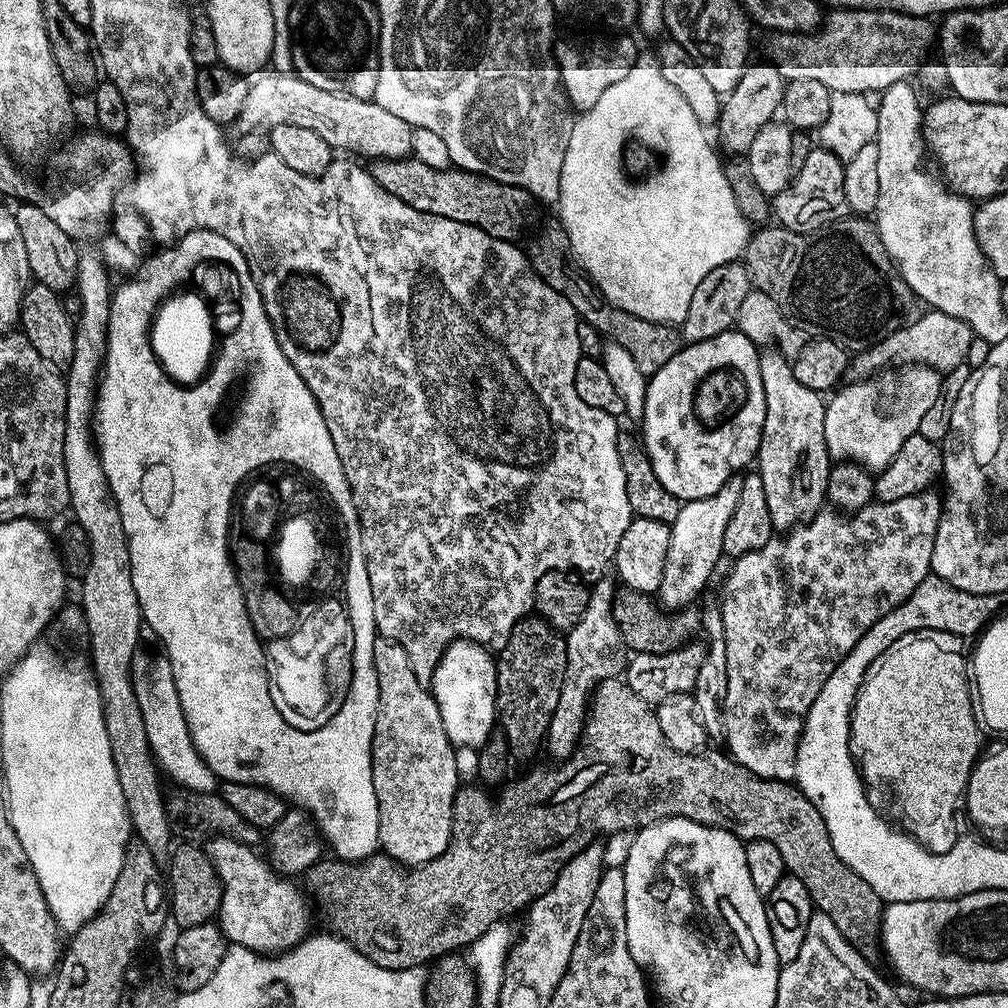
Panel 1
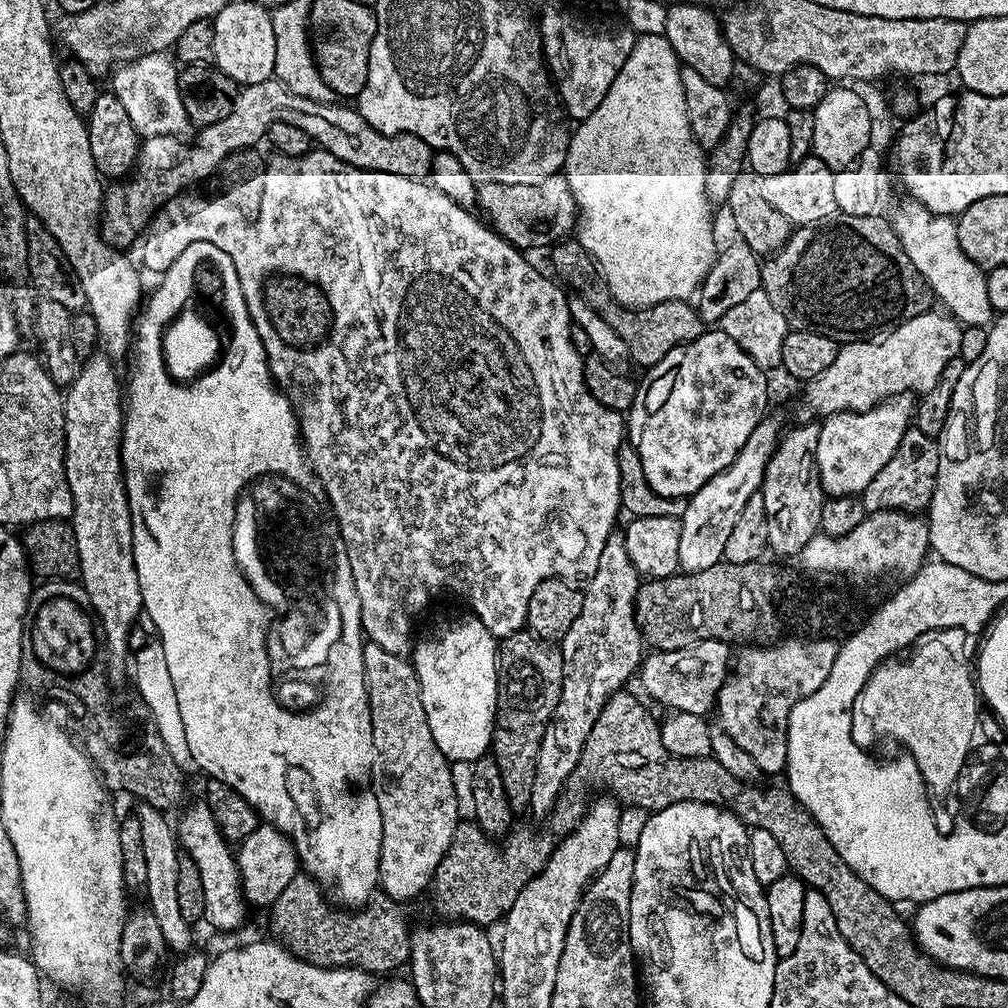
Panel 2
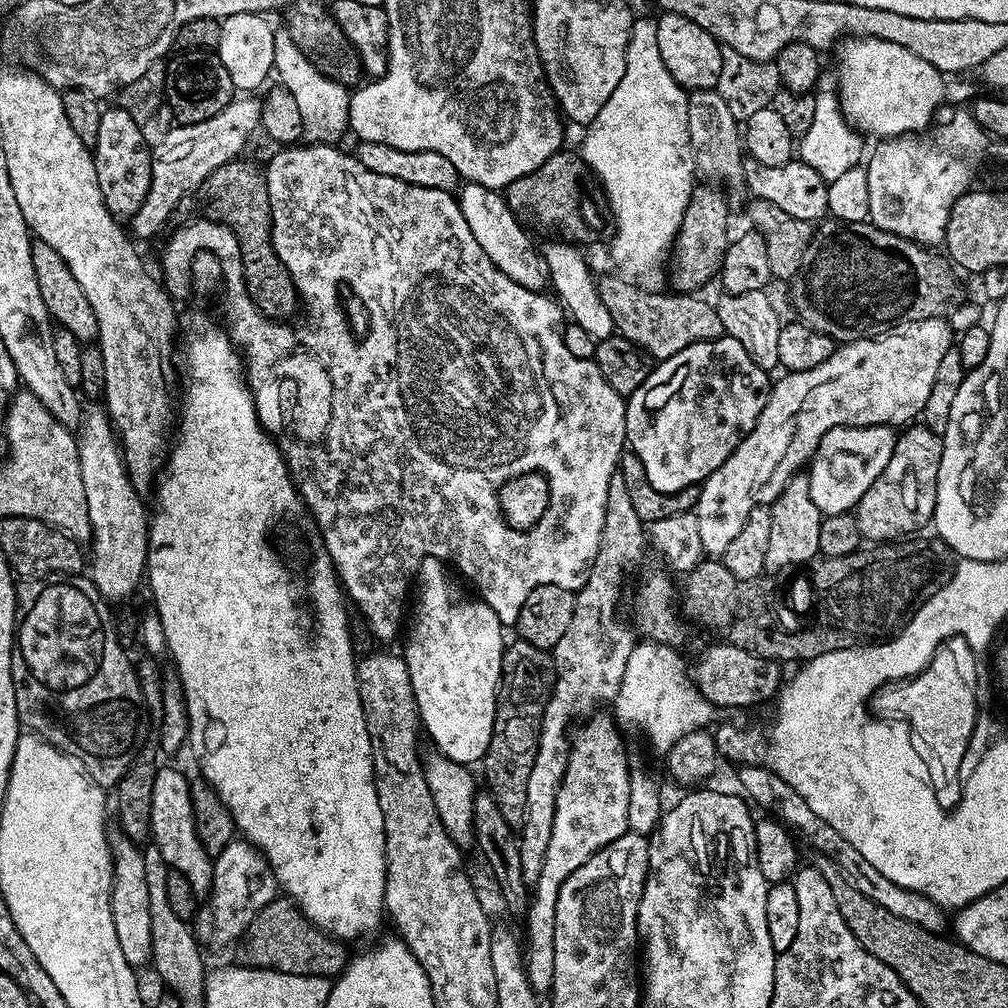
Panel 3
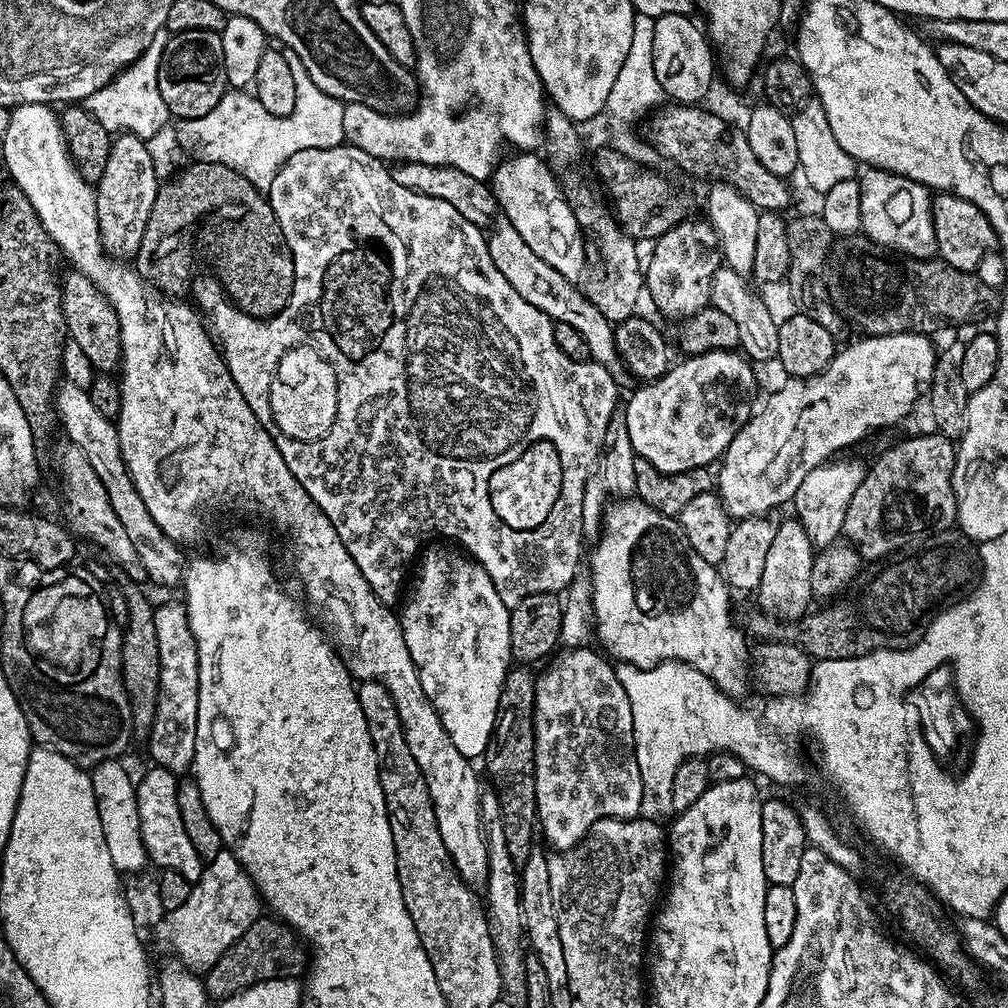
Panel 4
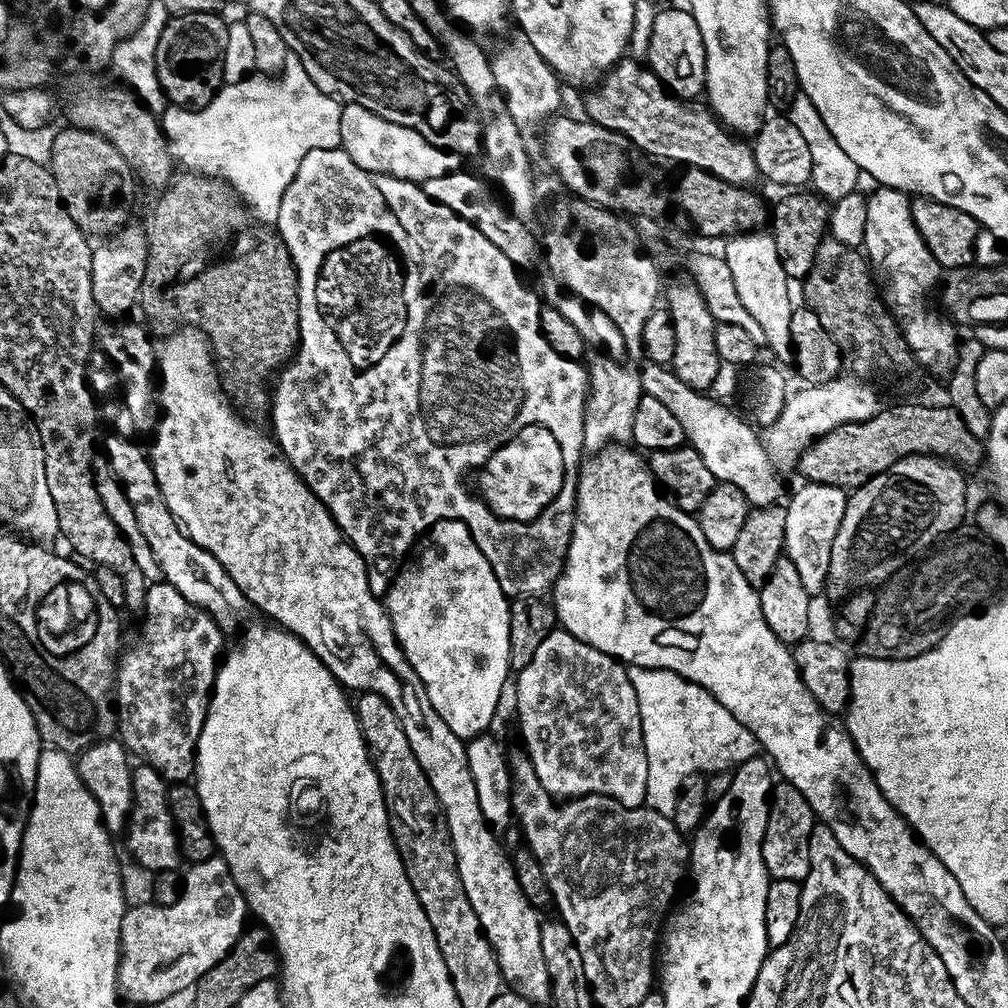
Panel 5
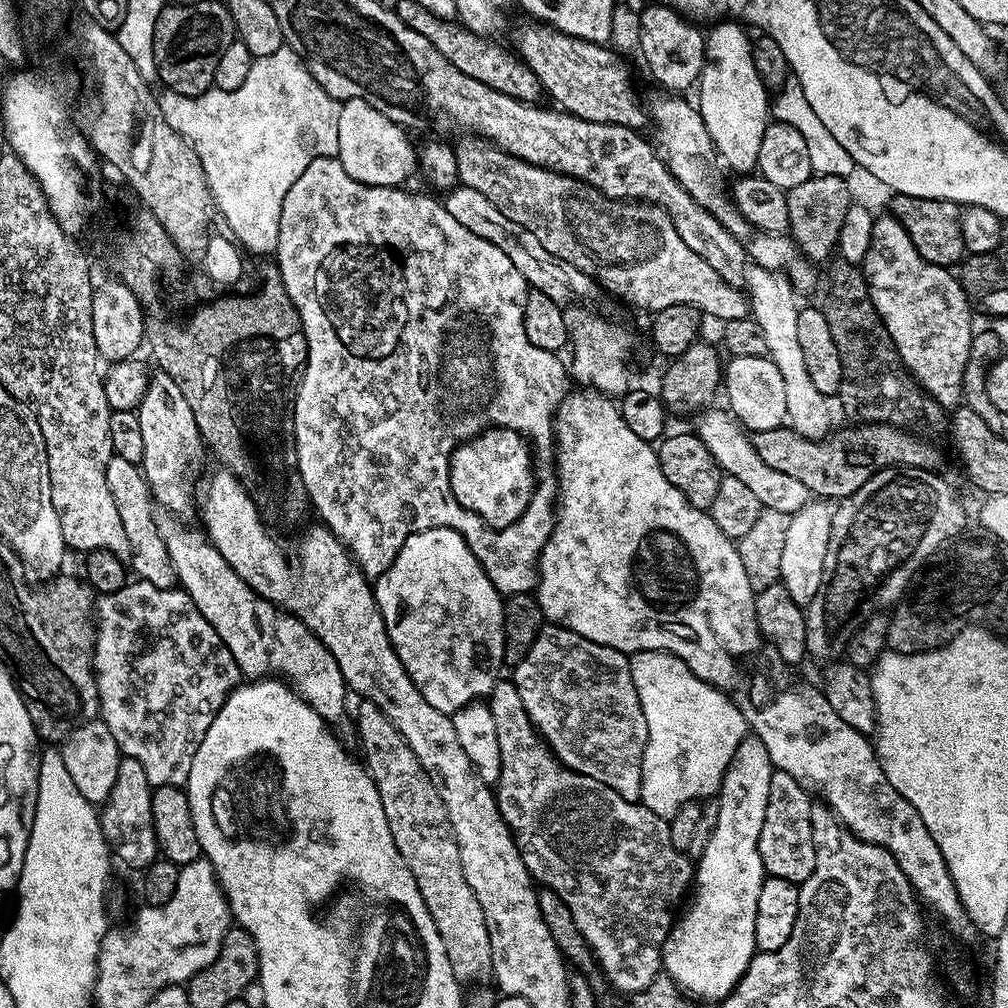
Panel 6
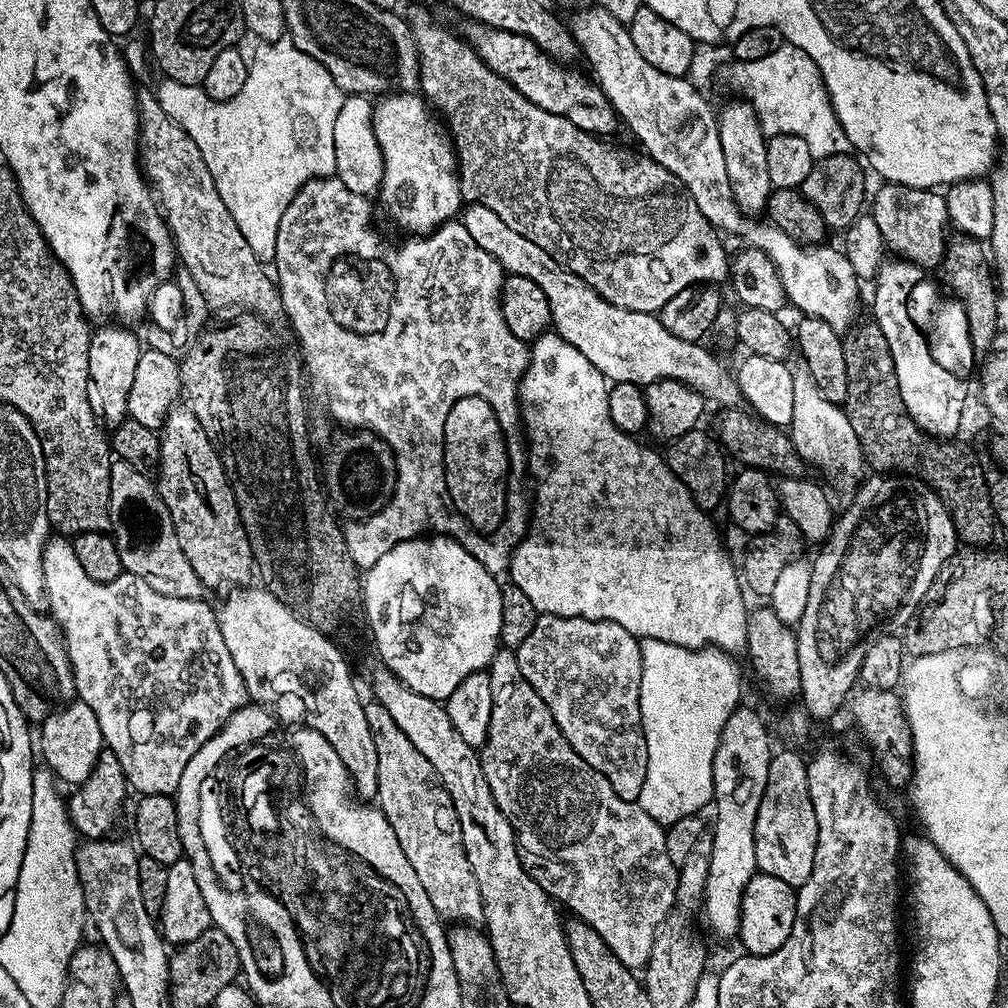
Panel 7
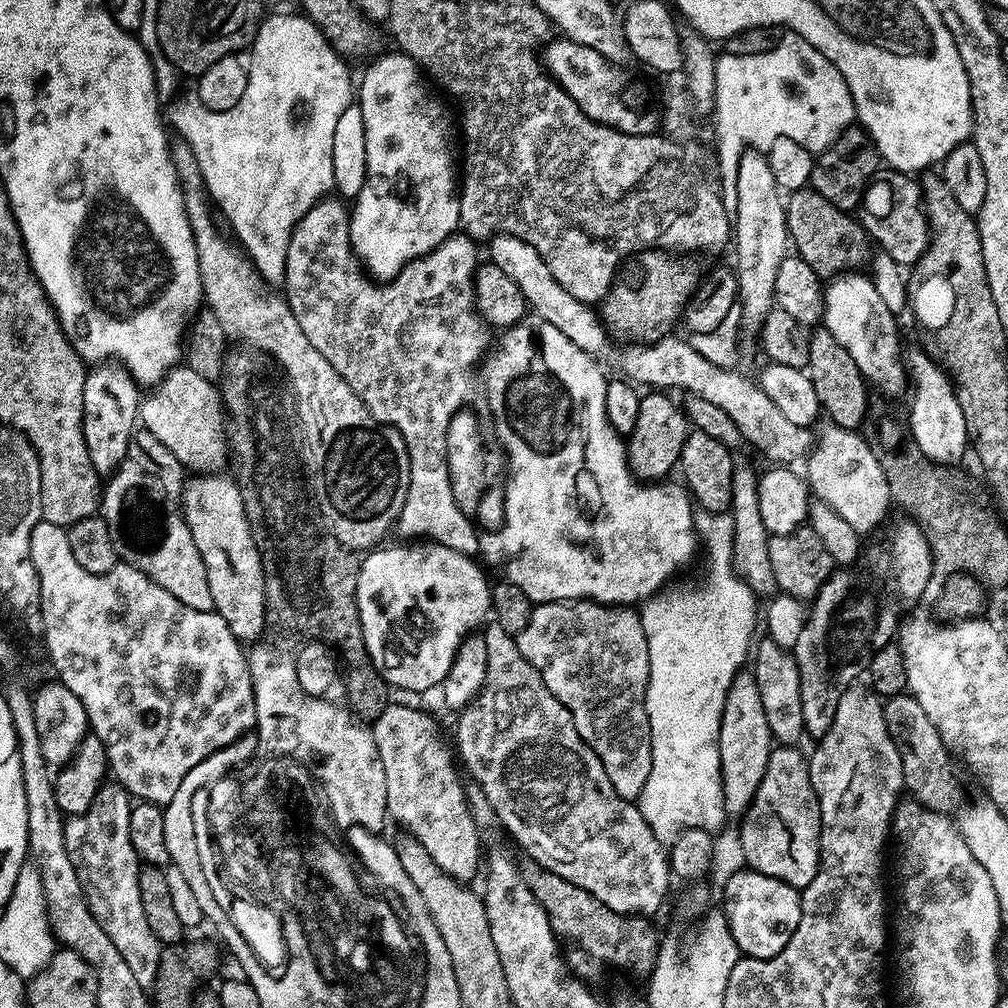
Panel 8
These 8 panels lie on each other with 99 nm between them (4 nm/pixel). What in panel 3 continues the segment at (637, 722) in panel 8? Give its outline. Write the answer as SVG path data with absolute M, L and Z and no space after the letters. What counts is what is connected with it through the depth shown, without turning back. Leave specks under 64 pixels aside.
M600 710L597 716L589 715L580 729L575 729L570 740L566 774L558 790L558 798L554 806L554 834L550 834L550 846L546 849L546 862L542 862L542 874L538 874L538 882L534 885L534 895L531 897L523 925L524 936L522 940L524 955L524 970L533 991L537 994L548 994L552 991L554 982L554 914L558 902L558 890L562 890L562 882L582 866L597 852L610 842L614 842L622 833L629 831L628 815L630 814L630 782L633 769L628 769L628 752L624 749L624 740L616 729L617 721Z

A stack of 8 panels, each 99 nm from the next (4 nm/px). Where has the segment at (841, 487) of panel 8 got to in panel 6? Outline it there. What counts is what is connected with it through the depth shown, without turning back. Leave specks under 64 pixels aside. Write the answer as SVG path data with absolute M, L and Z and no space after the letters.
M752 266L746 273L746 295L750 301L751 319L755 320L762 330L762 338L766 338L767 357L778 366L778 371L783 377L787 423L799 436L805 436L807 440L823 440L833 427L832 416L828 413L829 401L822 394L818 394L802 359L802 349L798 342L800 308L792 297L792 284L781 271L771 272Z

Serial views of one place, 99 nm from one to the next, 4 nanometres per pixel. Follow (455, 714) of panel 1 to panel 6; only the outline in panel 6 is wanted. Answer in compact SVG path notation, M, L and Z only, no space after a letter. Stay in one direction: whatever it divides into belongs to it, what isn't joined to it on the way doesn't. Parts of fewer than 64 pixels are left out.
M431 528L410 534L392 565L374 581L374 591L386 634L406 674L434 710L451 714L477 698L491 697L492 687L502 676L500 668L505 667L504 600L461 532Z

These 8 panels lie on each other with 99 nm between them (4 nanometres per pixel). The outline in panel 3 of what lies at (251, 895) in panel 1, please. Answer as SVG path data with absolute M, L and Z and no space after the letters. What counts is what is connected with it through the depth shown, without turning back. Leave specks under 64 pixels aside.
M157 767L154 778L154 794L150 802L150 822L152 823L151 839L154 847L162 854L169 869L184 872L194 886L198 898L207 897L212 891L213 857L209 856L198 838L194 816L194 806L190 796L190 780L176 768Z

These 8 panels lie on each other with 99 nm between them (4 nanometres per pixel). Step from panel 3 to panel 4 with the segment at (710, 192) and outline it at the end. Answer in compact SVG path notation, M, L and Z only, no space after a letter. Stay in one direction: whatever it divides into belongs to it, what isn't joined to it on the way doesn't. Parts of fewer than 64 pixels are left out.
M686 218L681 224L674 225L670 230L666 230L662 235L655 237L654 243L656 244L652 248L652 257L647 257L646 267L643 269L643 280L644 287L646 289L647 299L652 299L652 304L661 312L664 316L669 316L670 319L676 320L675 322L683 322L688 319L688 317L698 314L703 308L709 307L712 302L712 279L714 274L722 267L722 253L720 250L720 239L718 234L712 225L708 223L707 219L700 218L700 220L692 220L693 218Z

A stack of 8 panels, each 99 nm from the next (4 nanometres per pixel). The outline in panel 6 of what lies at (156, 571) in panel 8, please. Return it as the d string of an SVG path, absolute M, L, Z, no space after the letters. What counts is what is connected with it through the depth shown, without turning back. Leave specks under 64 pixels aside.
M112 455L106 466L106 482L110 486L110 494L114 498L114 506L118 506L118 518L122 518L122 527L126 529L126 538L130 538L130 568L139 579L150 582L150 586L170 588L177 583L176 571L170 562L170 554L166 550L166 542L160 533L157 517L152 517L154 501L144 479L144 473L137 465Z

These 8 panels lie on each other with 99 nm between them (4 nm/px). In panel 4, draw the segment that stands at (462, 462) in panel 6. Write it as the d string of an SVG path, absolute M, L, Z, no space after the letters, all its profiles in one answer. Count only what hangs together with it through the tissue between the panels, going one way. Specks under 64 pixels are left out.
M548 444L532 448L522 460L496 474L496 488L492 488L492 506L496 516L510 528L528 530L544 520L548 514L560 482L560 468L554 450Z

